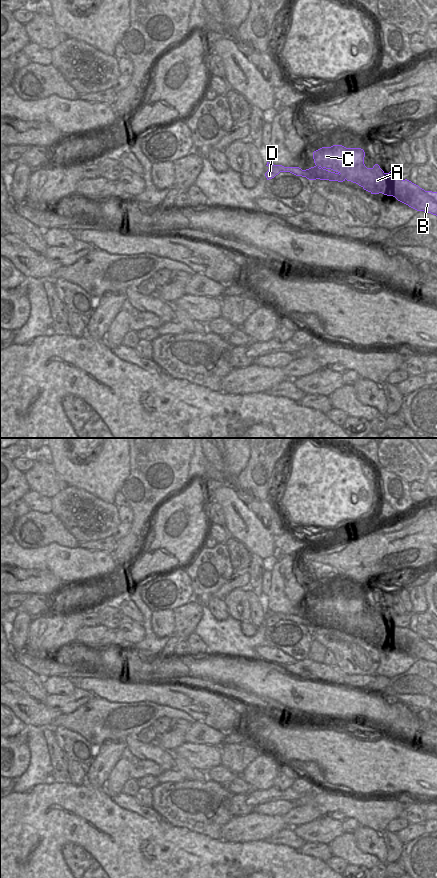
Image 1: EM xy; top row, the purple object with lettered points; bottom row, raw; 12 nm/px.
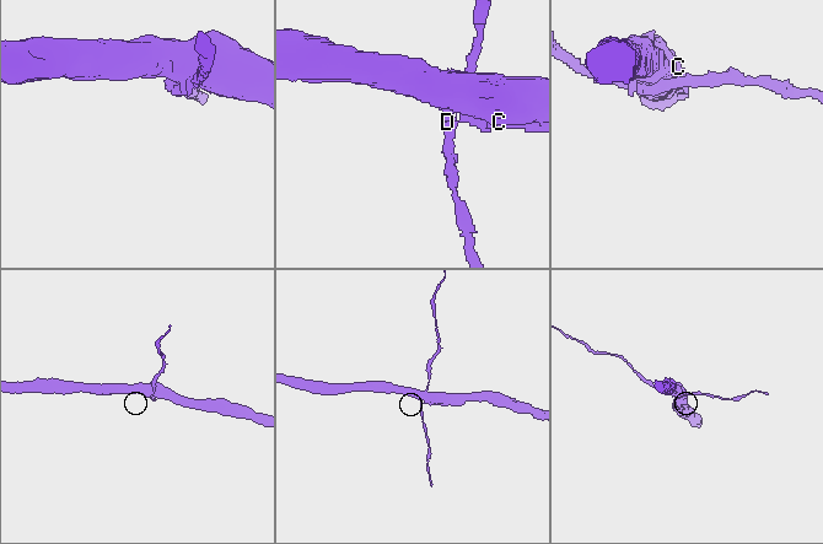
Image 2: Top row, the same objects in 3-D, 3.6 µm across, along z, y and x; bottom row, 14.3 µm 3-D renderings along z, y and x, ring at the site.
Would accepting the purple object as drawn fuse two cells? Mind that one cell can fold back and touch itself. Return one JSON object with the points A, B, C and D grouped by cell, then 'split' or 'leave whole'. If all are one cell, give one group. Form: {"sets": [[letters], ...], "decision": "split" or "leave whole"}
{"sets": [["A", "B", "C"], ["D"]], "decision": "split"}

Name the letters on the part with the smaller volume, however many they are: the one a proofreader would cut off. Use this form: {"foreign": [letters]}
{"foreign": ["D"]}

